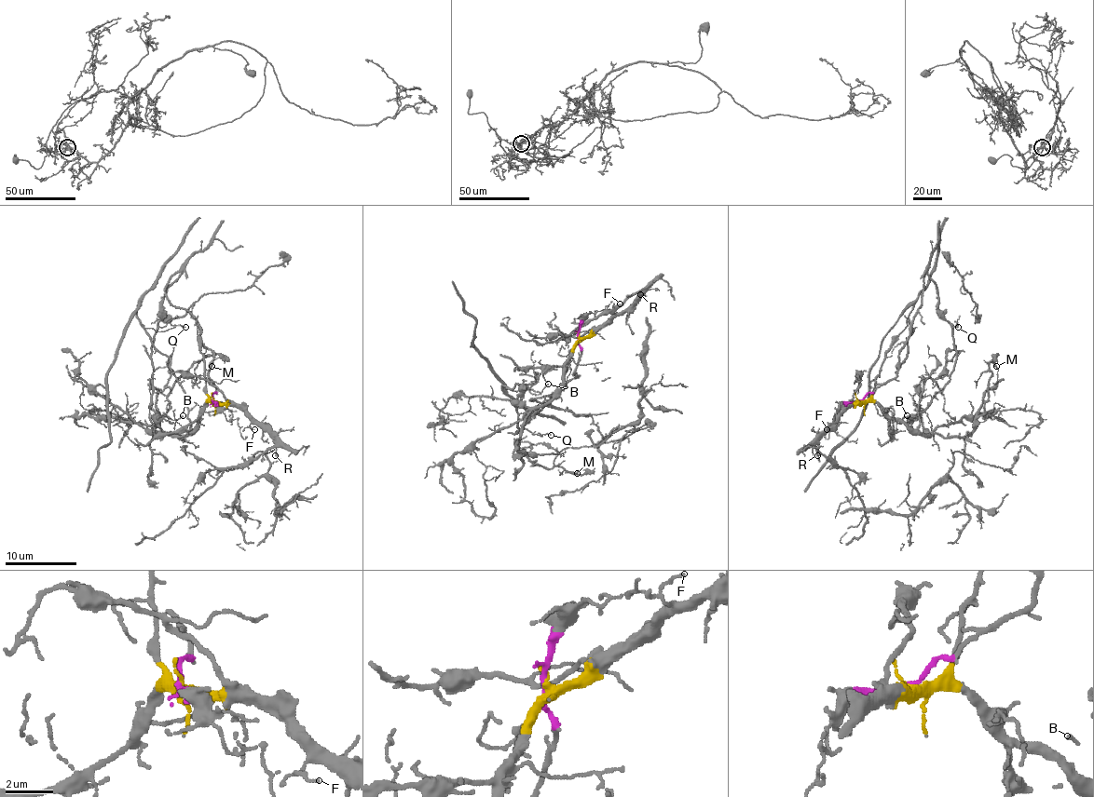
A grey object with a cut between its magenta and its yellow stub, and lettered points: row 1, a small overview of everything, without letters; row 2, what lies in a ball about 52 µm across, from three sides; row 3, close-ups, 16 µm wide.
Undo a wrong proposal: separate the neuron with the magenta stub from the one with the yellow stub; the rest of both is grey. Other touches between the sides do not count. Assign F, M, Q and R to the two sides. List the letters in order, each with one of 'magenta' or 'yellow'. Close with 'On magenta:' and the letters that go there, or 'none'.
F: yellow
M: yellow
Q: magenta
R: yellow
On magenta: Q

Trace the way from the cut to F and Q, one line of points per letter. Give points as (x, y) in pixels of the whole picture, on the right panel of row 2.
F: (859, 400), (859, 403), (853, 403), (835, 426), (827, 428)
Q: (859, 400), (895, 375), (926, 273), (936, 289), (938, 314), (958, 327)

